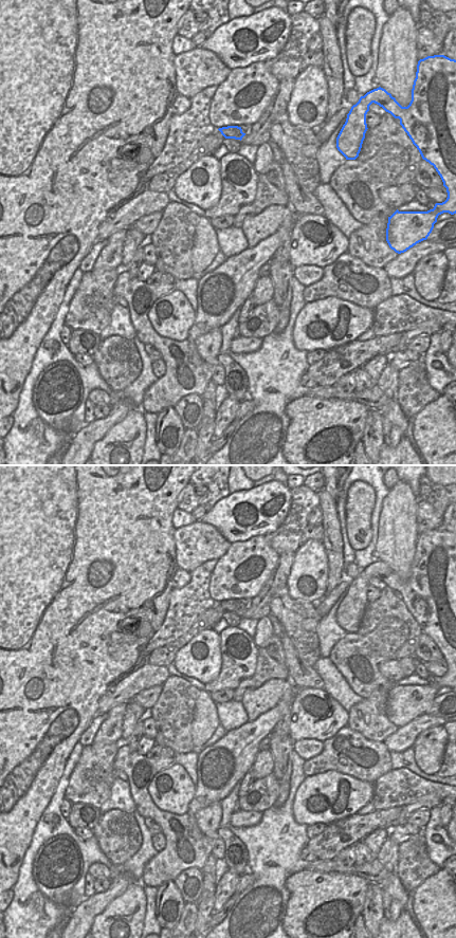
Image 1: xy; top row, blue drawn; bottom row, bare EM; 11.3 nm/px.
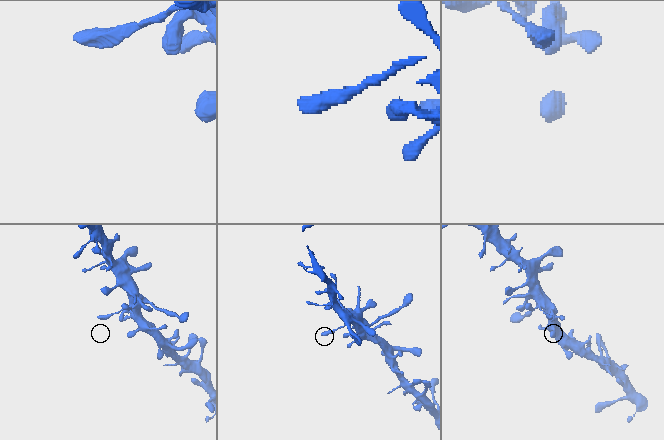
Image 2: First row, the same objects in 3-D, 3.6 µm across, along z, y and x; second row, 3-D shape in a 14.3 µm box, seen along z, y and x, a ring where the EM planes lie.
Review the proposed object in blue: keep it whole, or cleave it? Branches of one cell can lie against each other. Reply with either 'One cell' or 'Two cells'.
One cell.

